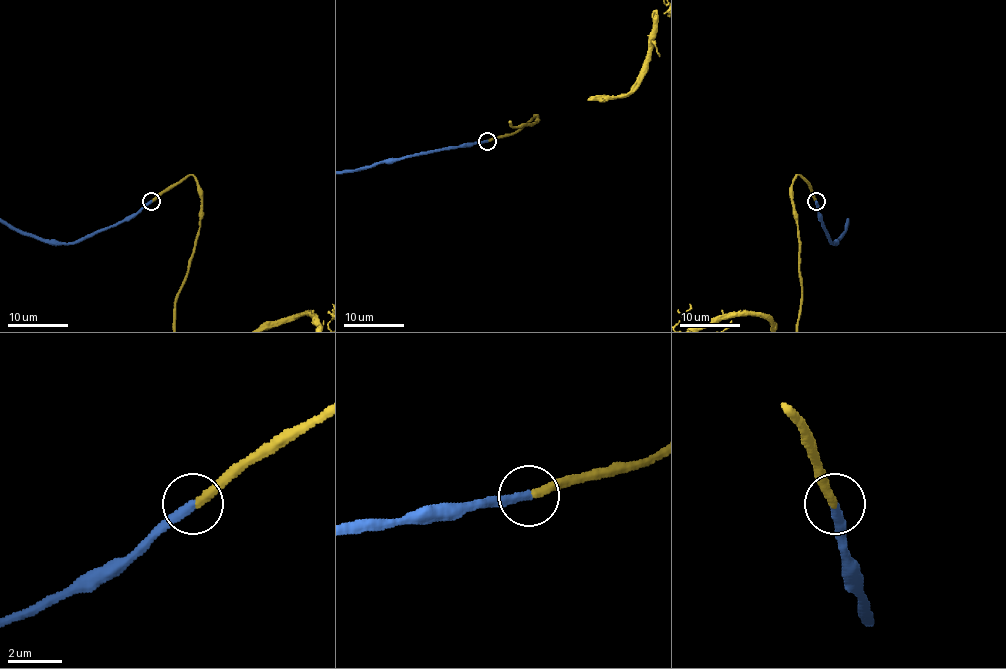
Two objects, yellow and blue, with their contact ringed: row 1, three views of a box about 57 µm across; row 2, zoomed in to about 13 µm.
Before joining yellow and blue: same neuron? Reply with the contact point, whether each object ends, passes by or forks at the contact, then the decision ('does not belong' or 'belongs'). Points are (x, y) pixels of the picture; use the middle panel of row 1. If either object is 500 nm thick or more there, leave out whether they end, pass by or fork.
(487, 141) | yellow ends | blue ends | belongs

